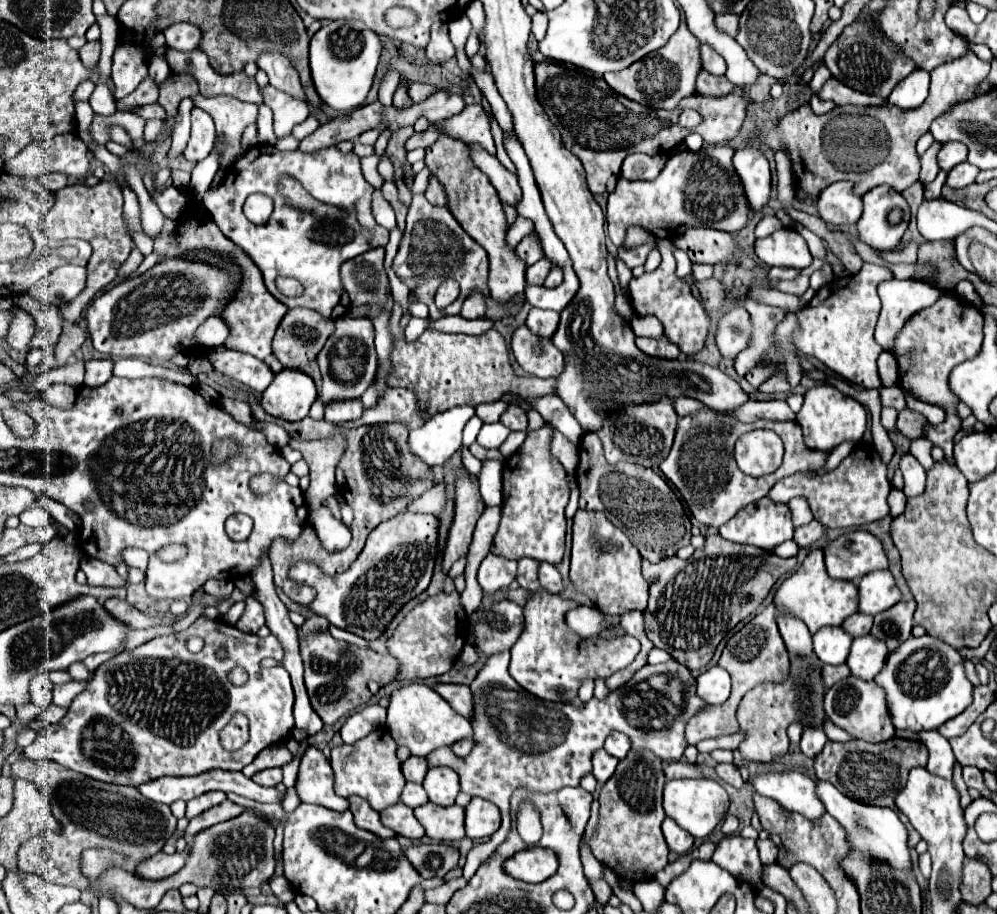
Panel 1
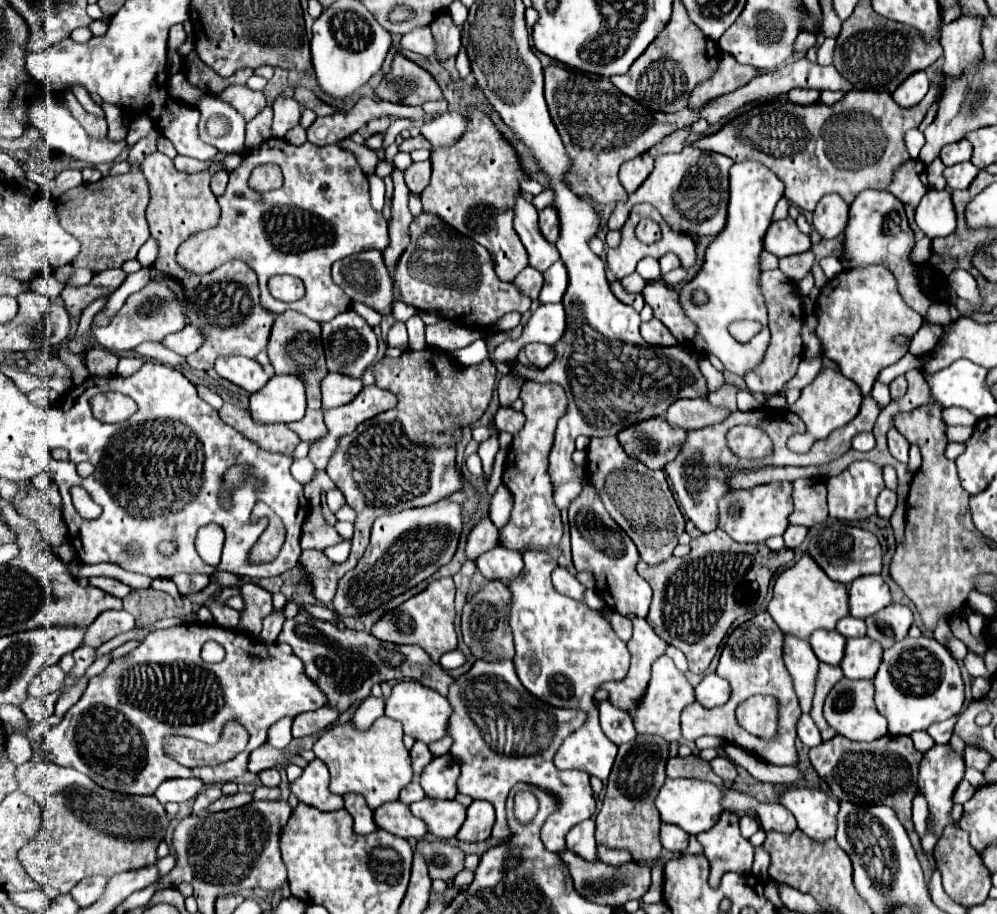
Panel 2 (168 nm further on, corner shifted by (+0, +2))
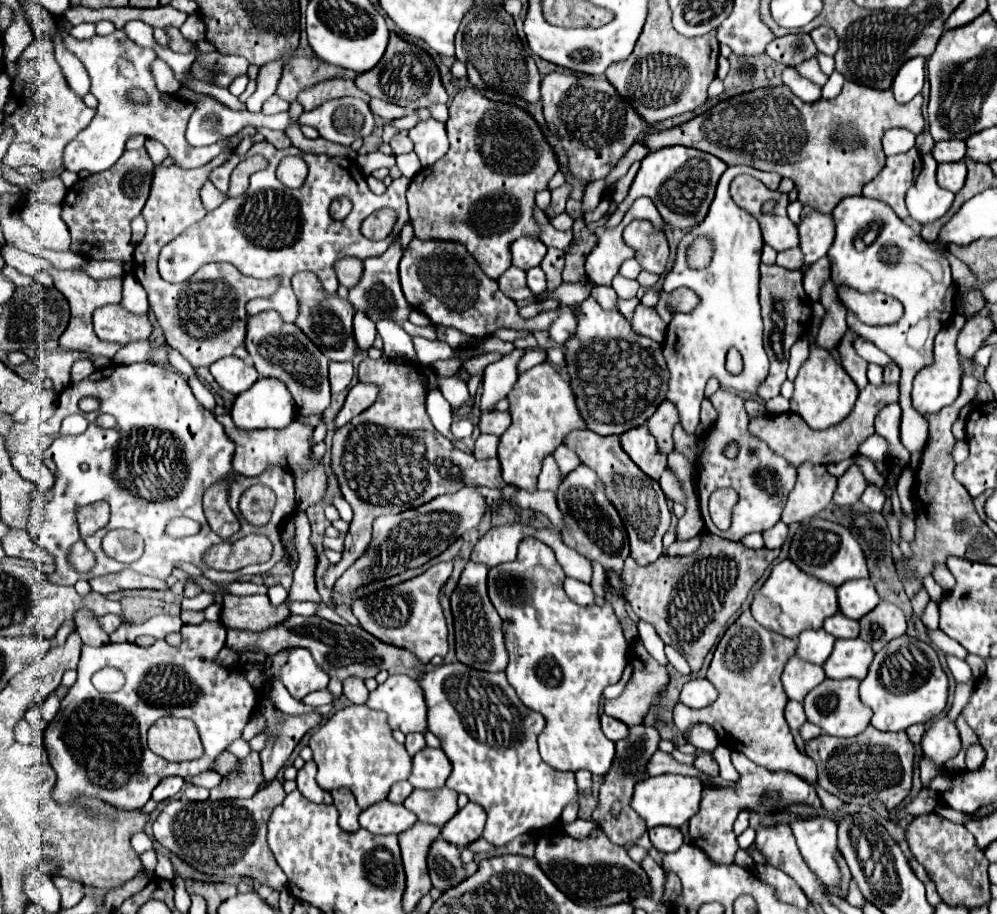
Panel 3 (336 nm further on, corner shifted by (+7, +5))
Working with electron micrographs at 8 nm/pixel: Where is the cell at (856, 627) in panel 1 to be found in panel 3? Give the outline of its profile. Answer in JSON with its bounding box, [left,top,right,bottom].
[824,613,860,639]

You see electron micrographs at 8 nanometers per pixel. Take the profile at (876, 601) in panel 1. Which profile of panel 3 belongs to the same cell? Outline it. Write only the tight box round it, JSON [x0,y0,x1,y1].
[838,579,880,619]

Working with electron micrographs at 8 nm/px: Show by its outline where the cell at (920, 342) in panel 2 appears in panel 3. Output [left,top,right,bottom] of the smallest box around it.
[828,195,956,453]

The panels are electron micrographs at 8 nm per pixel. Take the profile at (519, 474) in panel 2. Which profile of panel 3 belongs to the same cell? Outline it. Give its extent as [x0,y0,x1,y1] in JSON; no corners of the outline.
[498,361,584,491]

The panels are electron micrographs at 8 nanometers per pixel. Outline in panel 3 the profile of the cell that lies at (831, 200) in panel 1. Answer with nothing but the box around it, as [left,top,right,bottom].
[798,211,834,263]

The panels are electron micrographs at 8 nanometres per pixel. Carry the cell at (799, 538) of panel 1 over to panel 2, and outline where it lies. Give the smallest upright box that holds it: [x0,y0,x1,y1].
[783,526,809,548]

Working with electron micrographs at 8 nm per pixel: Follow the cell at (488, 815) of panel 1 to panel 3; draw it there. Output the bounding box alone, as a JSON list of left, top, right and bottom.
[440,803,486,849]

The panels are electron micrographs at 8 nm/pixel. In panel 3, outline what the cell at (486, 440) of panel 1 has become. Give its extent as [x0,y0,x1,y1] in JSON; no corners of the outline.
[450,419,472,439]

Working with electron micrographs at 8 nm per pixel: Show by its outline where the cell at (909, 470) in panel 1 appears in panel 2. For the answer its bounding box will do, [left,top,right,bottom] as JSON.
[887,428,909,462]

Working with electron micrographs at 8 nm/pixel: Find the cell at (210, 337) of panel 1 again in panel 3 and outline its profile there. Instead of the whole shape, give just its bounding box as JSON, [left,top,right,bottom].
[112,339,152,363]

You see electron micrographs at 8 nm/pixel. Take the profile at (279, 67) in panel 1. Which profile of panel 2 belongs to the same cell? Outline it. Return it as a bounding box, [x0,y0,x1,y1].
[293,88,339,116]

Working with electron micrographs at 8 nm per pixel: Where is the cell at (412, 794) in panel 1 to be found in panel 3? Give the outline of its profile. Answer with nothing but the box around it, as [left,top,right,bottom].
[388,781,412,803]

